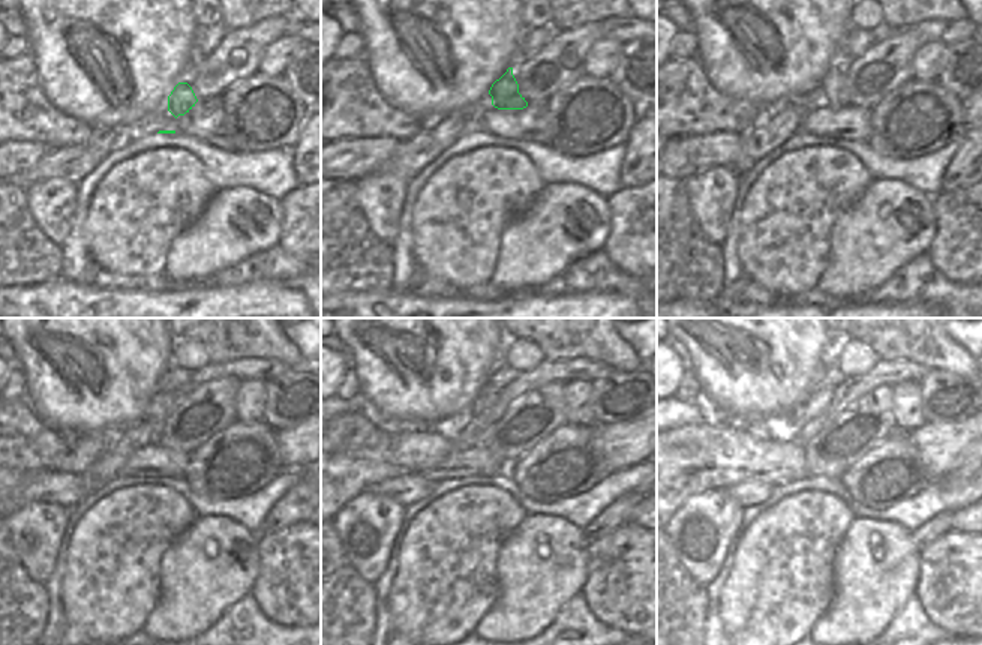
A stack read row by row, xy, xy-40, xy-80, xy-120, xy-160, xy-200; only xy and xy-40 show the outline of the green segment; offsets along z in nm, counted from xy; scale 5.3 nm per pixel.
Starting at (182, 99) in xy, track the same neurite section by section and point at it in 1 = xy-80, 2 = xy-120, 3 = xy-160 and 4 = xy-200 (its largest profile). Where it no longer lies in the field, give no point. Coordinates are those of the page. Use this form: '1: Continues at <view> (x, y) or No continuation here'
1: Continues at xy-80 (832, 81)
2: Continues at xy-120 (161, 405)
3: Continues at xy-160 (485, 399)
4: Continues at xy-200 (819, 399)

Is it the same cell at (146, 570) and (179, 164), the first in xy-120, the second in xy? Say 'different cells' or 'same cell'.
same cell

